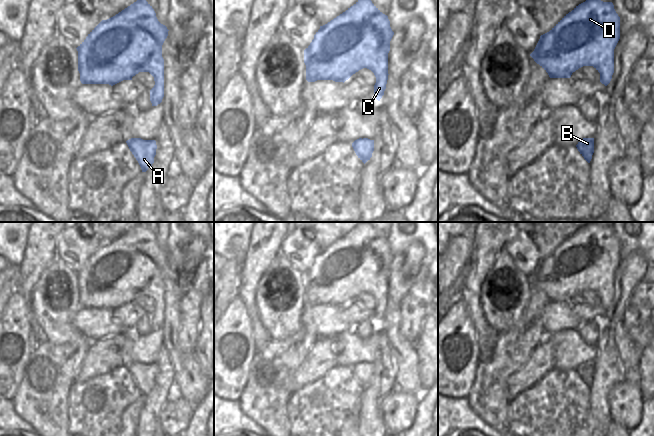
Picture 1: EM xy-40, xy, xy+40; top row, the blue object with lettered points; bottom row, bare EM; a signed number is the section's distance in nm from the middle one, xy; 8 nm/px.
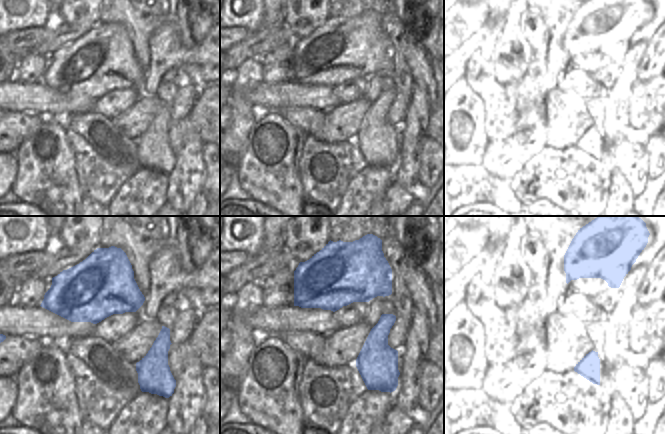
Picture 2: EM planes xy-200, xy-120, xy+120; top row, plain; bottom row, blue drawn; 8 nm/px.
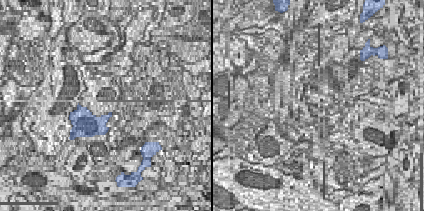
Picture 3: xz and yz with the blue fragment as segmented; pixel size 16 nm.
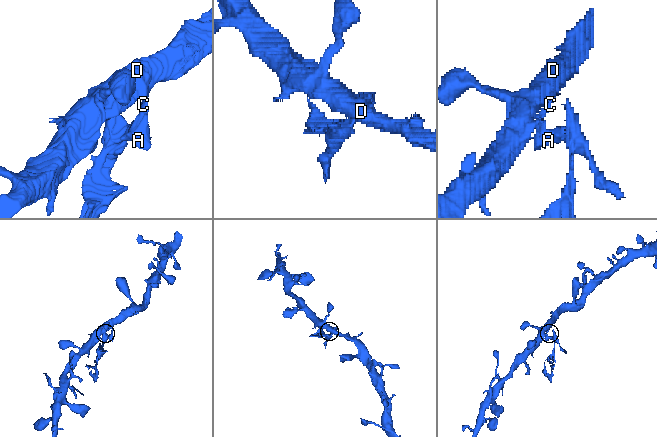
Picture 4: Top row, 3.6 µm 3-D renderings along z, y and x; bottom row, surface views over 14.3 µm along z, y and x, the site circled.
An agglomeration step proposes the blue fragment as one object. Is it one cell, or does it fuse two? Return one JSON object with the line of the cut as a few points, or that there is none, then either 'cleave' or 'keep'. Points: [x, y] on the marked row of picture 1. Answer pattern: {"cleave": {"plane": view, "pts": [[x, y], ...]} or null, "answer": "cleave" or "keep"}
{"cleave": {"plane": "xy", "pts": [[363, 138], [369, 139]]}, "answer": "cleave"}

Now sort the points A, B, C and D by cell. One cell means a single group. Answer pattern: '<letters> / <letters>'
A C D / B

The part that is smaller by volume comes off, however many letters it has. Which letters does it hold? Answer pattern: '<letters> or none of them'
B

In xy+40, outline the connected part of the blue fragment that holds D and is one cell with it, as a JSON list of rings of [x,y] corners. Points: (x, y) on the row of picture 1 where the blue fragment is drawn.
[[[586,0],[566,14],[549,32],[540,39],[530,56],[550,78],[570,78],[572,73],[583,66],[593,66],[600,73],[600,82],[607,86],[614,73],[614,49],[620,39],[620,17],[612,2]]]

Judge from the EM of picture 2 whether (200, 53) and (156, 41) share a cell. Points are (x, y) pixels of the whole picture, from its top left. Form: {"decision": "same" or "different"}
{"decision": "same"}

